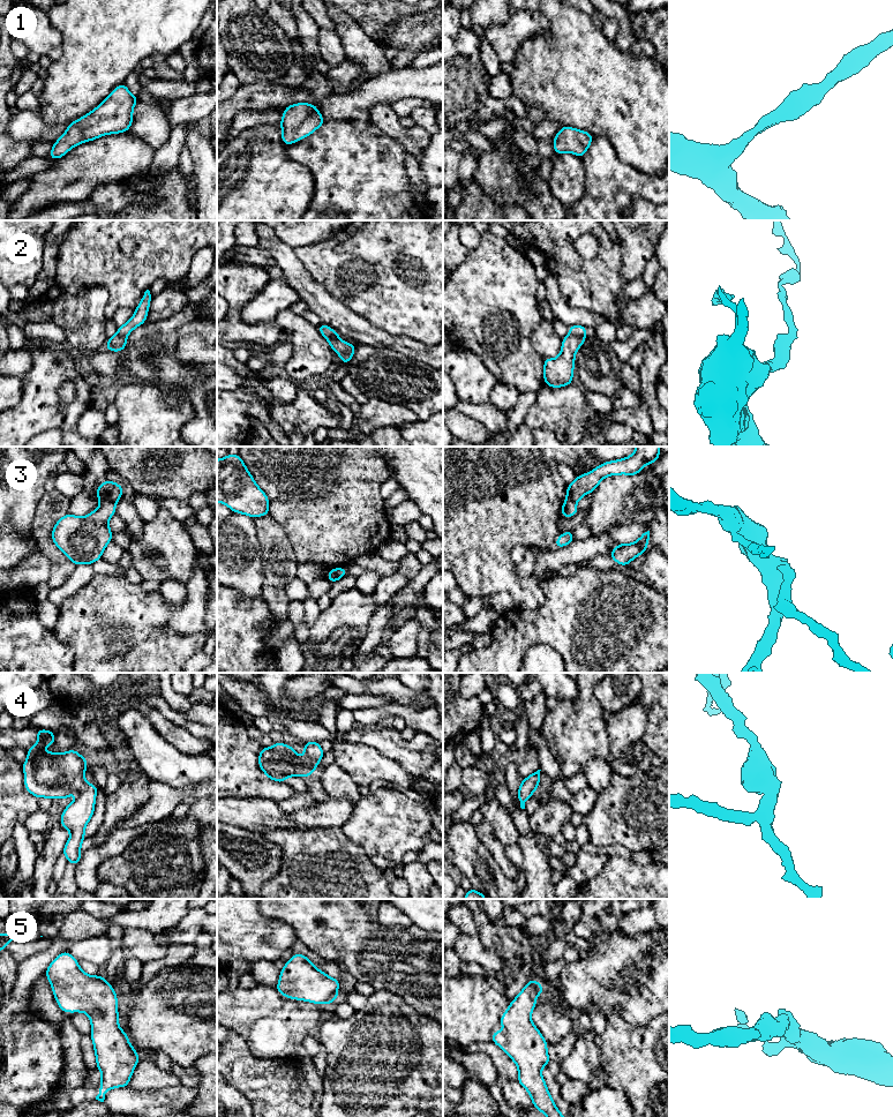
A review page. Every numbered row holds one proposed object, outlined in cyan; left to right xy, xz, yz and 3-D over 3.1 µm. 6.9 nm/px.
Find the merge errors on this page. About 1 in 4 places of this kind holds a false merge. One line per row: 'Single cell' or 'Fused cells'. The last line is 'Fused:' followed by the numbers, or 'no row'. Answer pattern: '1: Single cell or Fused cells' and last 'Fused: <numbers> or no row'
1: Single cell
2: Fused cells
3: Fused cells
4: Single cell
5: Single cell
Fused: 2, 3

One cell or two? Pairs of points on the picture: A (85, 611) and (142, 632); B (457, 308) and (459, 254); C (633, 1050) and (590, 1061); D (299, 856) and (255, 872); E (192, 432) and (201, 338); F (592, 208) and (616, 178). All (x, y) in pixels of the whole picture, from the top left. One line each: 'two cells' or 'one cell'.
A: one cell
B: two cells
C: two cells
D: two cells
E: two cells
F: one cell

